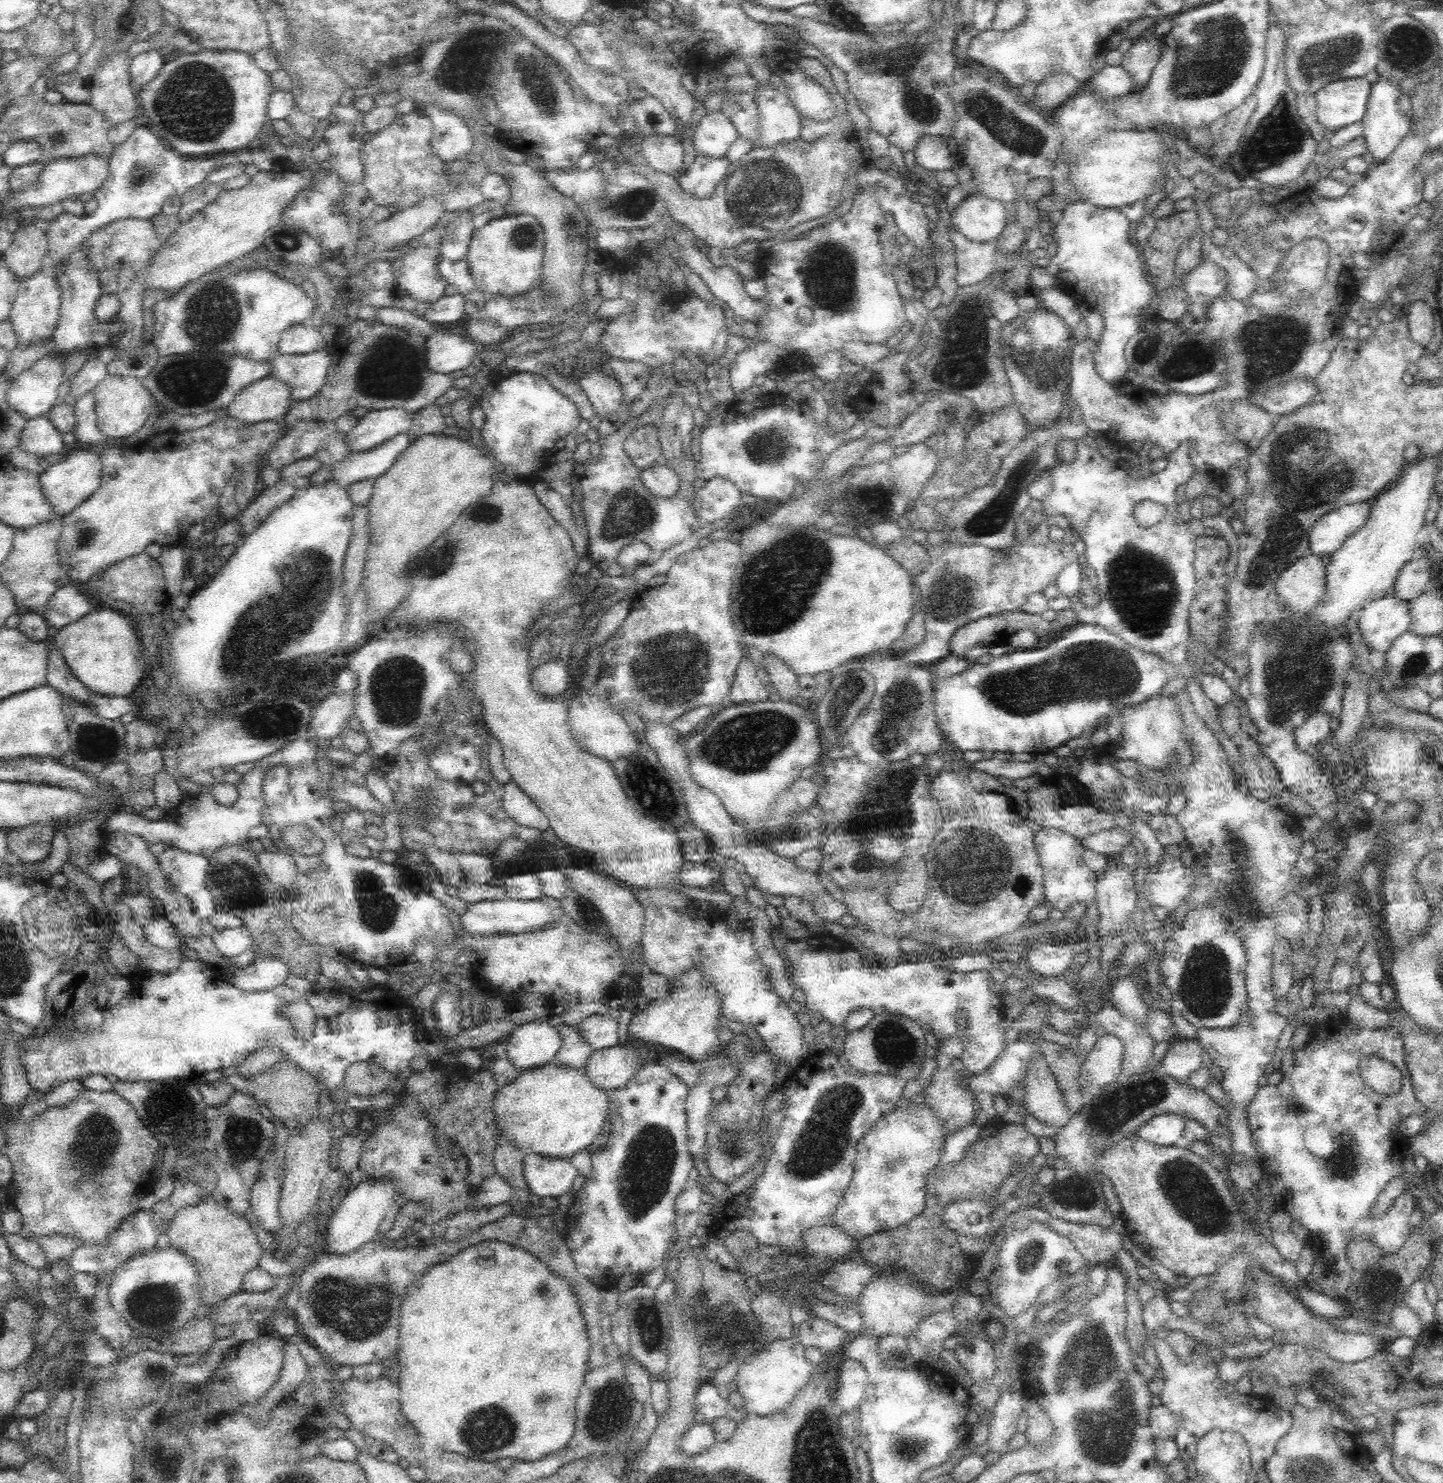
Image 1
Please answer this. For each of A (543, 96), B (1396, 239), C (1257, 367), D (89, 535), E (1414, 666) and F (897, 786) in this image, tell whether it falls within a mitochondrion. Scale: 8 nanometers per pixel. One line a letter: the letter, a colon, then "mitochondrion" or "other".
A: mitochondrion
B: other
C: mitochondrion
D: mitochondrion
E: mitochondrion
F: mitochondrion

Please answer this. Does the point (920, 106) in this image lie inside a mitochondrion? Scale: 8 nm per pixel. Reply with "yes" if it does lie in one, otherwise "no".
yes

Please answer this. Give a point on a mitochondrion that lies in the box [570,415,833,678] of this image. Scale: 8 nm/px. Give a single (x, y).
(813, 550)

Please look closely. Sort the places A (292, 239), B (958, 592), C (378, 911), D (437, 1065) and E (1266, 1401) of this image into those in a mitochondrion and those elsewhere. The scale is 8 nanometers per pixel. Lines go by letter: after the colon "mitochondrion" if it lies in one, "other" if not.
A: mitochondrion
B: mitochondrion
C: mitochondrion
D: other
E: other

